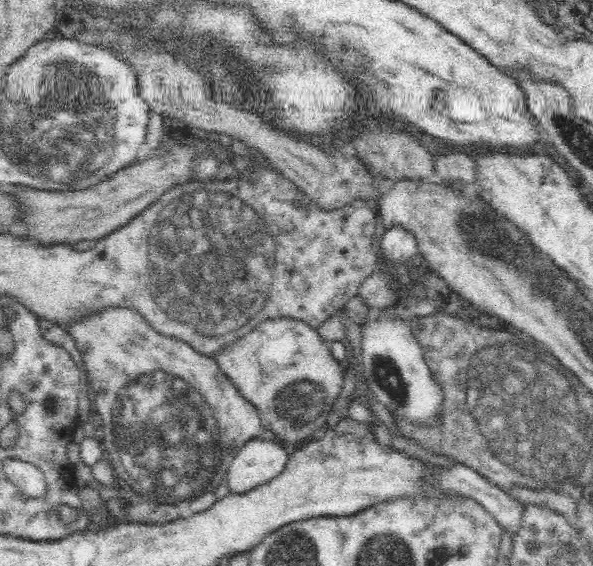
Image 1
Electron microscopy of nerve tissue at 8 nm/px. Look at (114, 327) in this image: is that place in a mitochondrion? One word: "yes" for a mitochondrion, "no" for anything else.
no

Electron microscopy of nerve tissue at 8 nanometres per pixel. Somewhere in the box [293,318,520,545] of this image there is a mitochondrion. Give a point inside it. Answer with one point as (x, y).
(387, 376)

